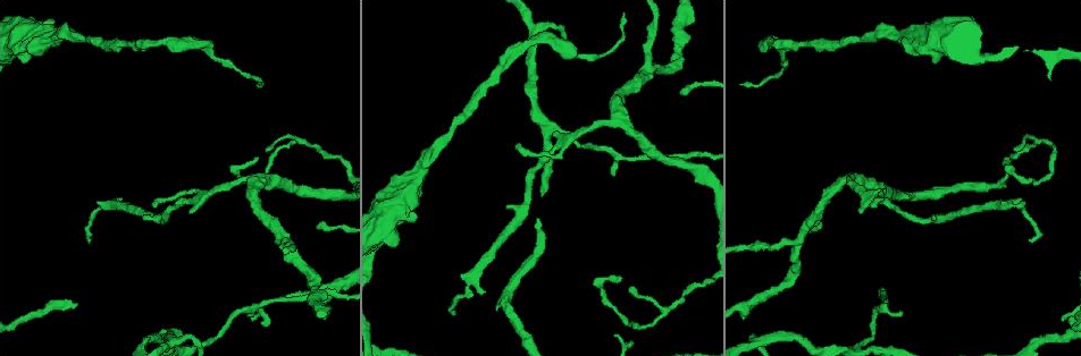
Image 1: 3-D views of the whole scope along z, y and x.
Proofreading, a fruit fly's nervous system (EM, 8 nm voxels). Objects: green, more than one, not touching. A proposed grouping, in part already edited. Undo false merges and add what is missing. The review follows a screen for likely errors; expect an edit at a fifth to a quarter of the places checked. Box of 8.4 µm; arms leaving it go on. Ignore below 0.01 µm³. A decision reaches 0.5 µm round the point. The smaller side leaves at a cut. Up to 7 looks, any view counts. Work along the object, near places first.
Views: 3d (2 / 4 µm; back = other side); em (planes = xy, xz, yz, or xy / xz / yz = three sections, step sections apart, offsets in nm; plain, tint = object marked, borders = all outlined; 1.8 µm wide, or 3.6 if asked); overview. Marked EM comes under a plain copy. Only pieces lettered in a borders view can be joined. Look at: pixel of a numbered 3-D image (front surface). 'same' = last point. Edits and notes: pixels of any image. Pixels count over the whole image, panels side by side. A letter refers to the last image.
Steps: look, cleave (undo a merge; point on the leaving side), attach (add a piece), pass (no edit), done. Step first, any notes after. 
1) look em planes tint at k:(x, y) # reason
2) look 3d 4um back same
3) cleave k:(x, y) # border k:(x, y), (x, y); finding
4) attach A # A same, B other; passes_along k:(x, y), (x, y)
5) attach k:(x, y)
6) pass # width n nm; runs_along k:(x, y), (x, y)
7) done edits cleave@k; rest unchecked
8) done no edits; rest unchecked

look em planes borders at 1:(1020, 197) # an open end

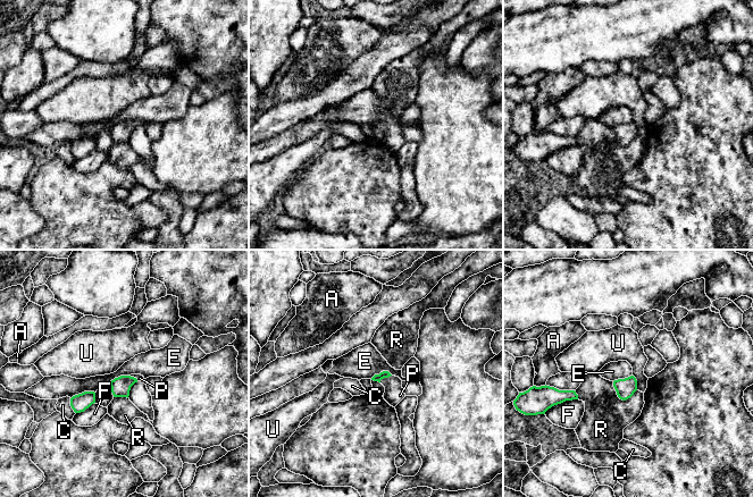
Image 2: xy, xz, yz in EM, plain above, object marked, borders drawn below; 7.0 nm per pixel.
attach P # A other, C other, E other, F other, P same, R other, U other; passes_along 2:(383, 375), (385, 377), (394, 394); it goes on there

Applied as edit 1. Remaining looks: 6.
look overview # redraw

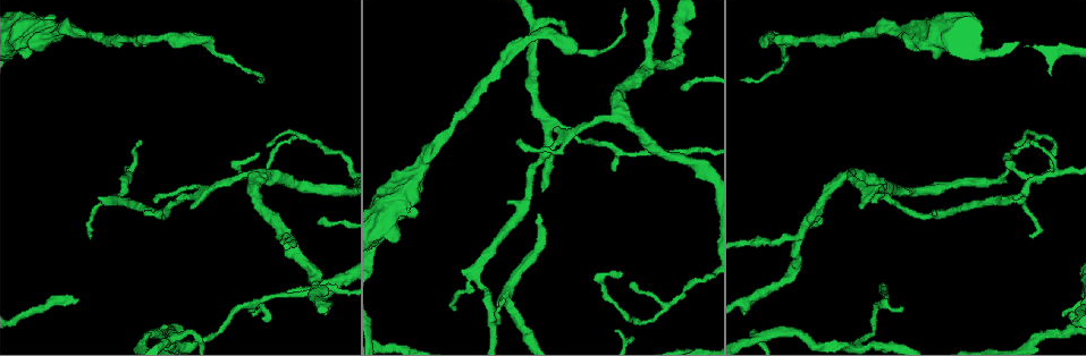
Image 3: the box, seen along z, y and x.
look 3d 4um at 3:(522, 140) # thin end

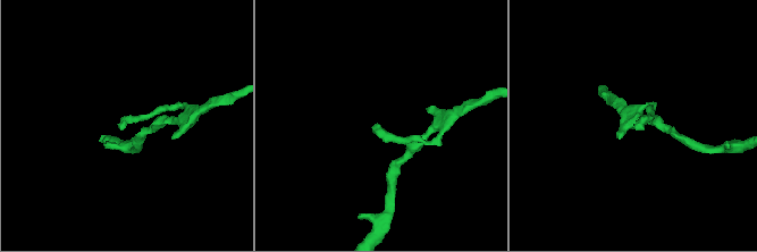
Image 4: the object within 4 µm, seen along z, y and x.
look em planes borders at 4:(636, 125) # need the tissue

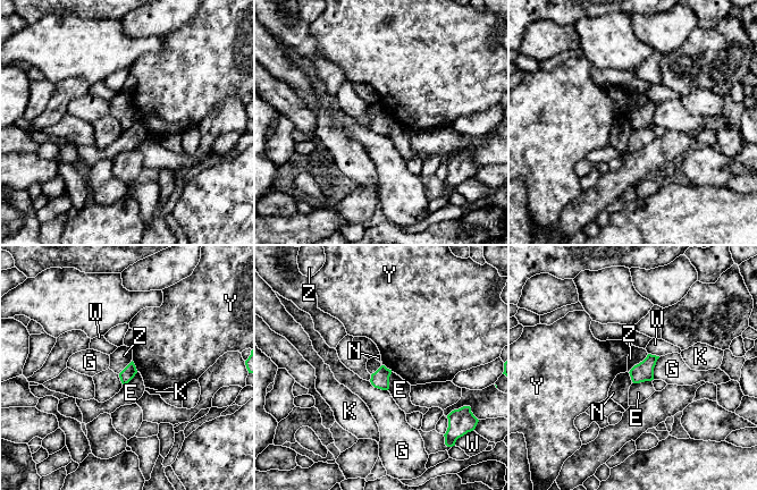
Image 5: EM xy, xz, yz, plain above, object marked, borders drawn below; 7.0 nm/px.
pass # E other, G other, K other, N other, W other, Y other, Z other; border 5:(648, 354), (629, 372); none of them fits

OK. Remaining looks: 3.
look em planes tint at 3:(784, 52) # sudden change in width

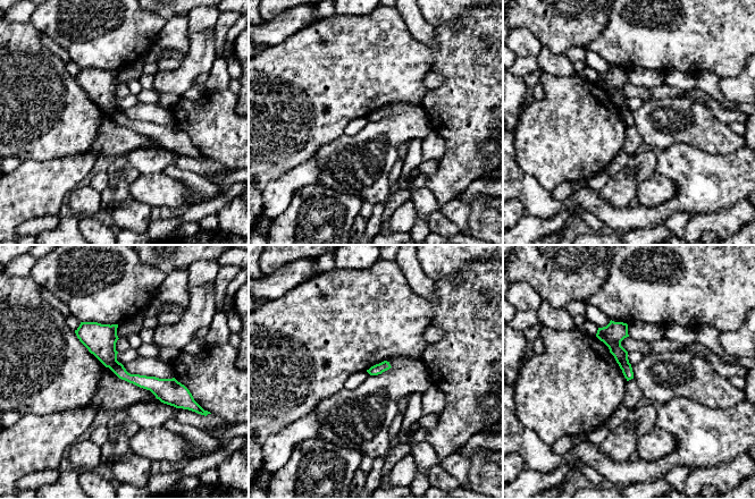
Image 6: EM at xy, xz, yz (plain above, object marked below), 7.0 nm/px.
look em planes borders same

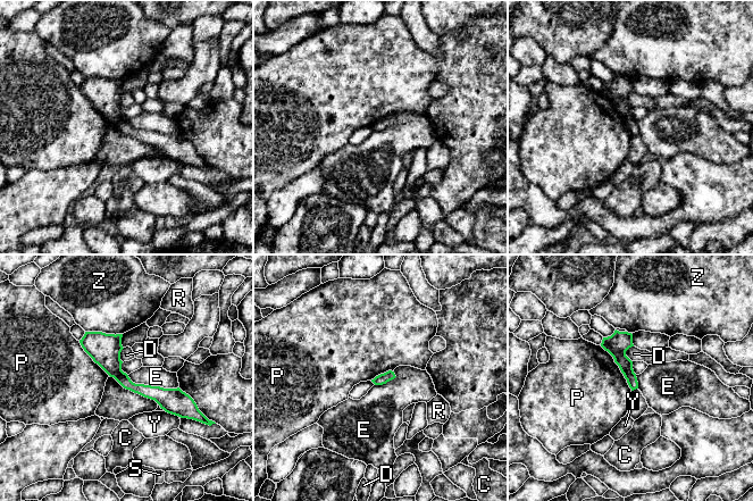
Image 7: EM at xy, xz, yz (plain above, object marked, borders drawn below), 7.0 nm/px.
pass # width 80 nm; C other, D other, E other, P other, R other, S other, Y other, Z other; border 7:(127, 375), (135, 383), (178, 387); continuous, no second neuron

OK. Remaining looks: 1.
done edits attach@2; rest unchecked

